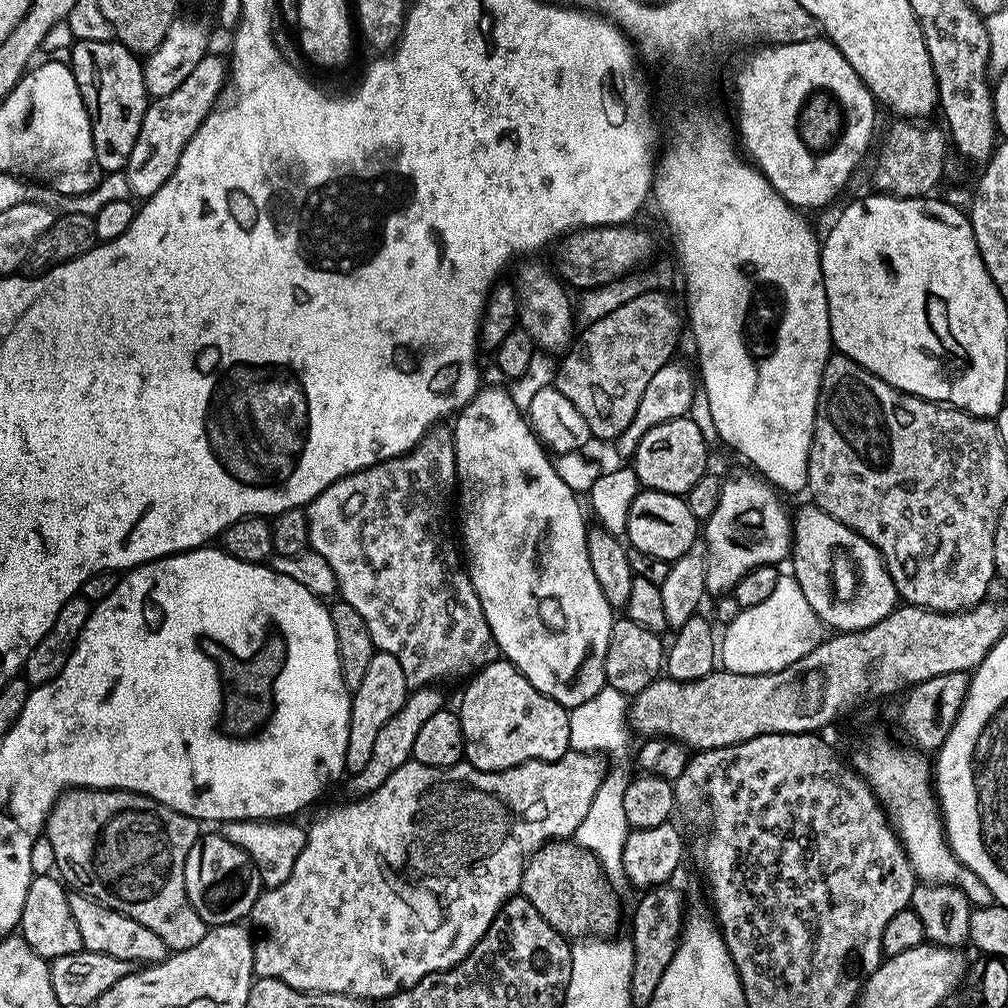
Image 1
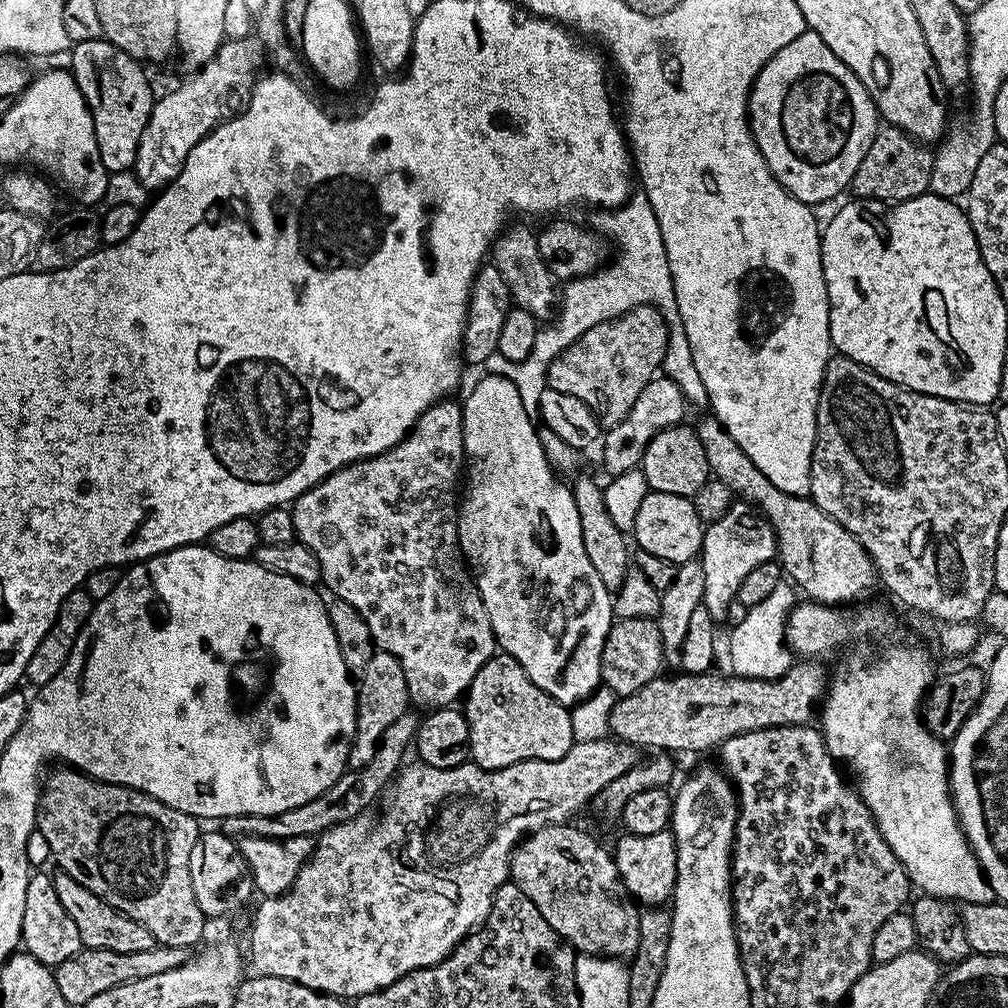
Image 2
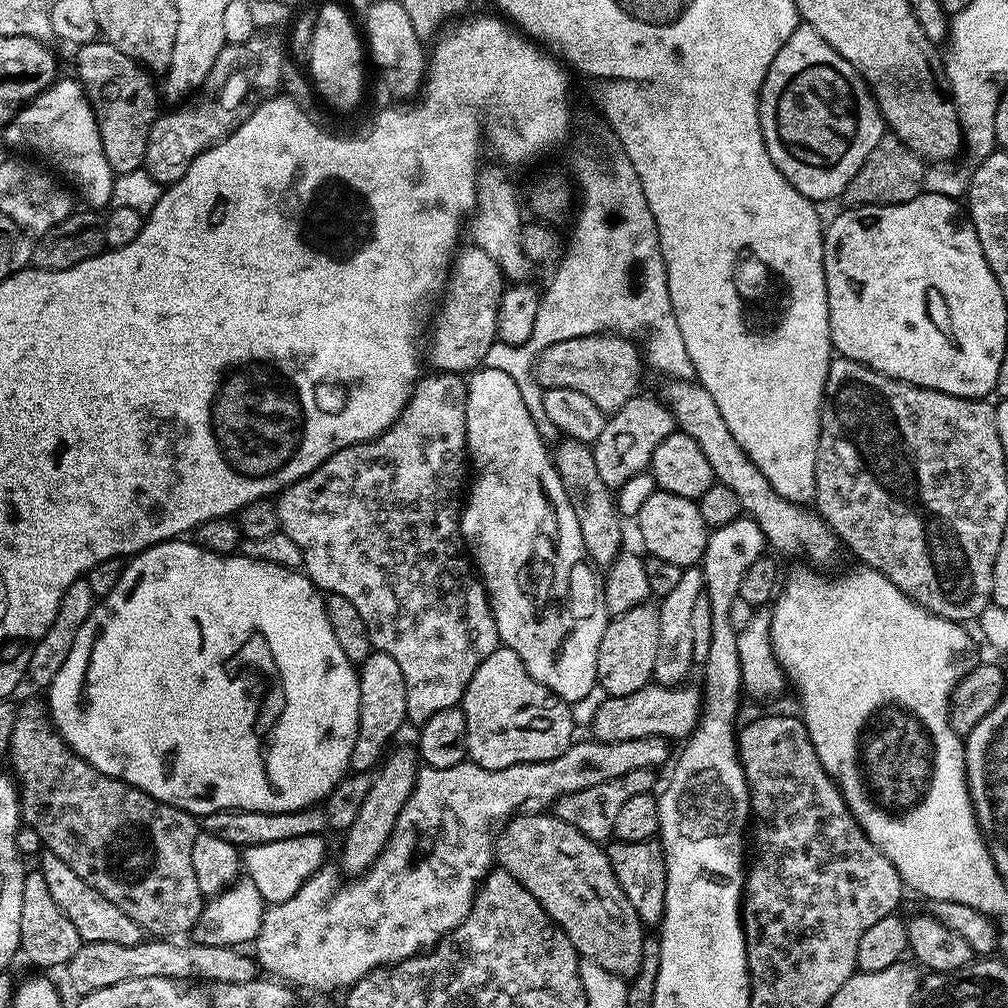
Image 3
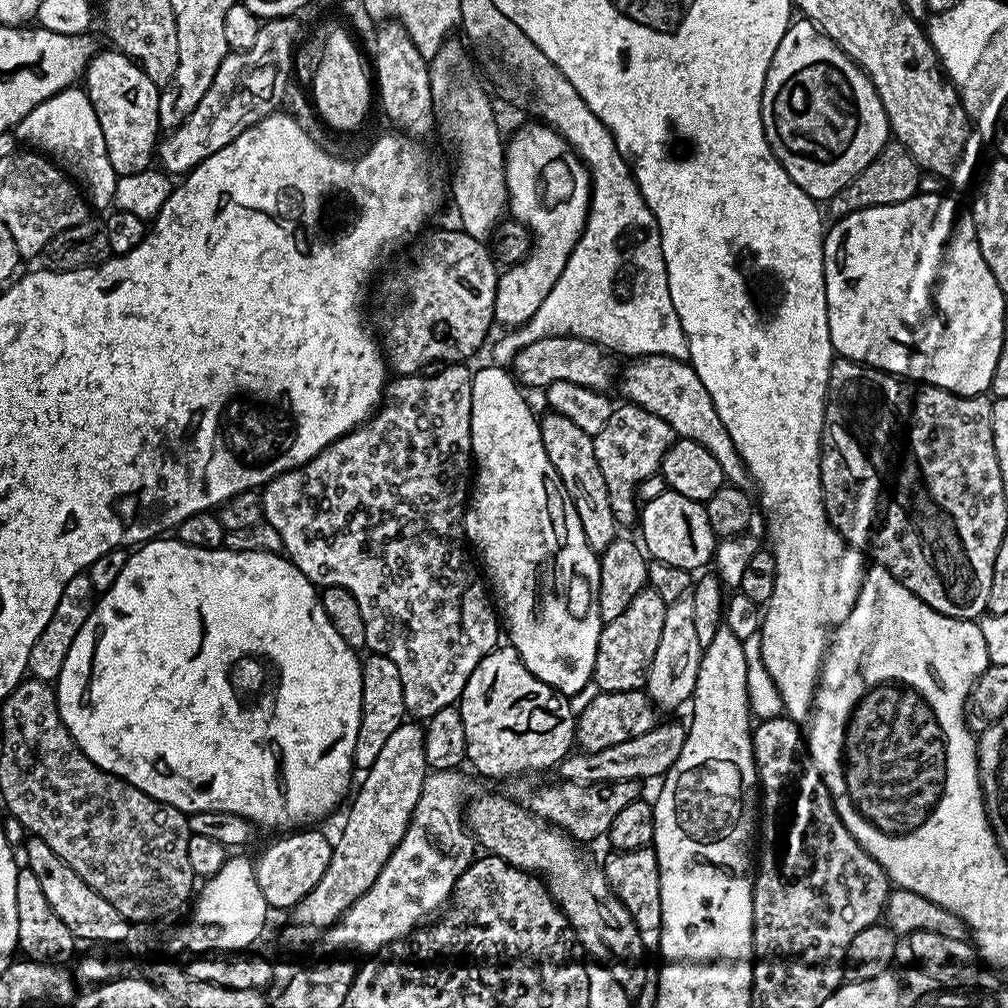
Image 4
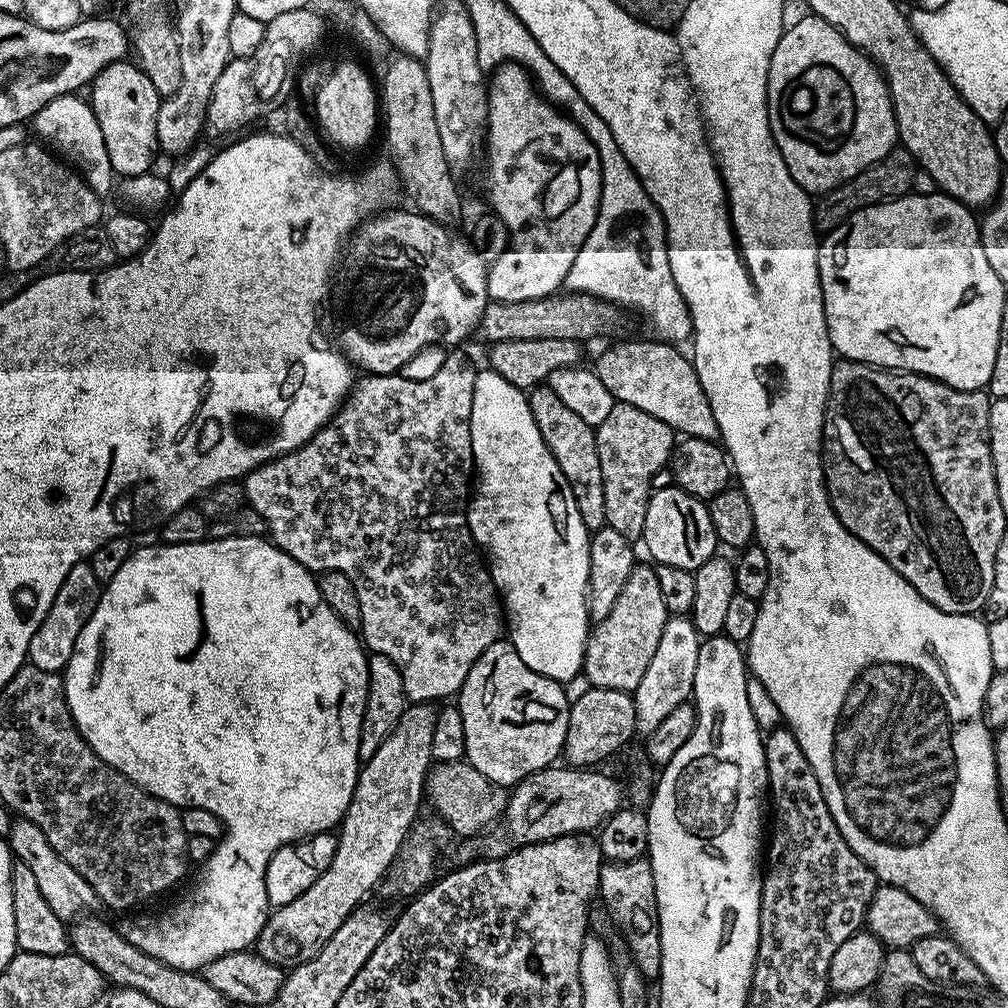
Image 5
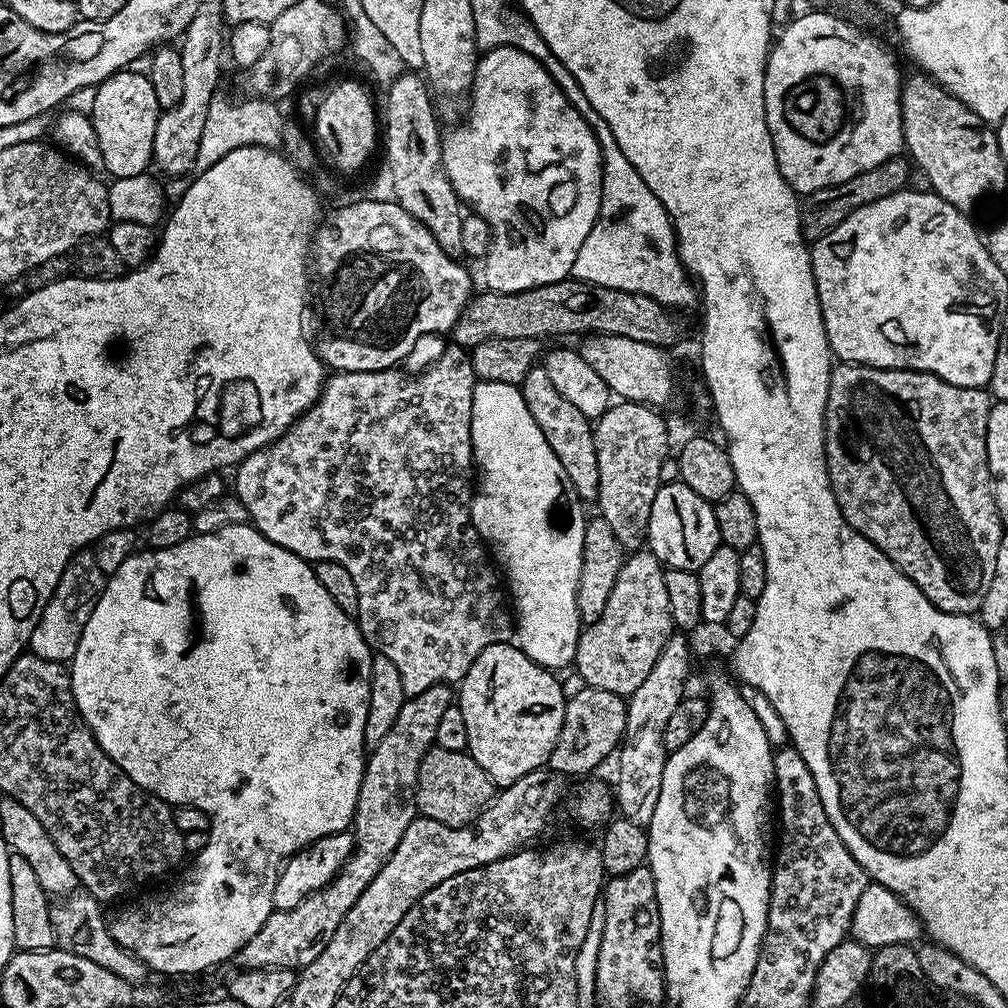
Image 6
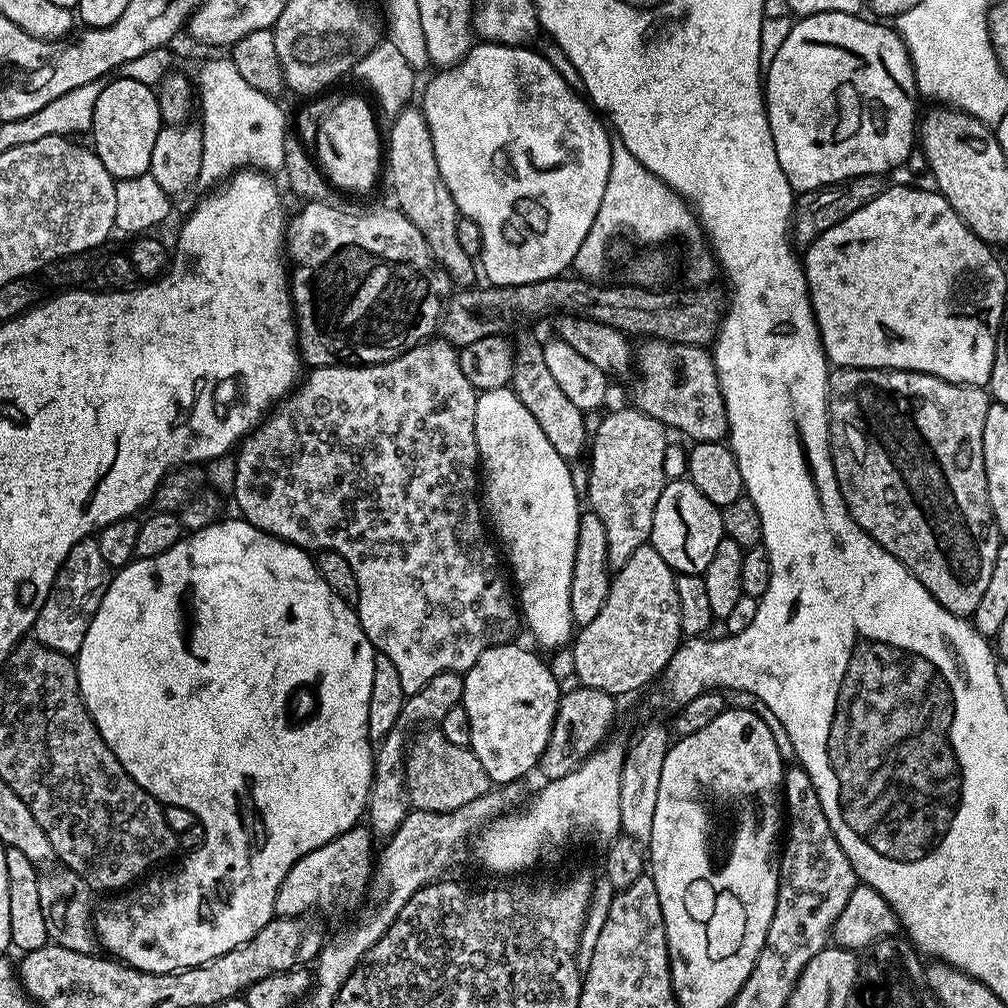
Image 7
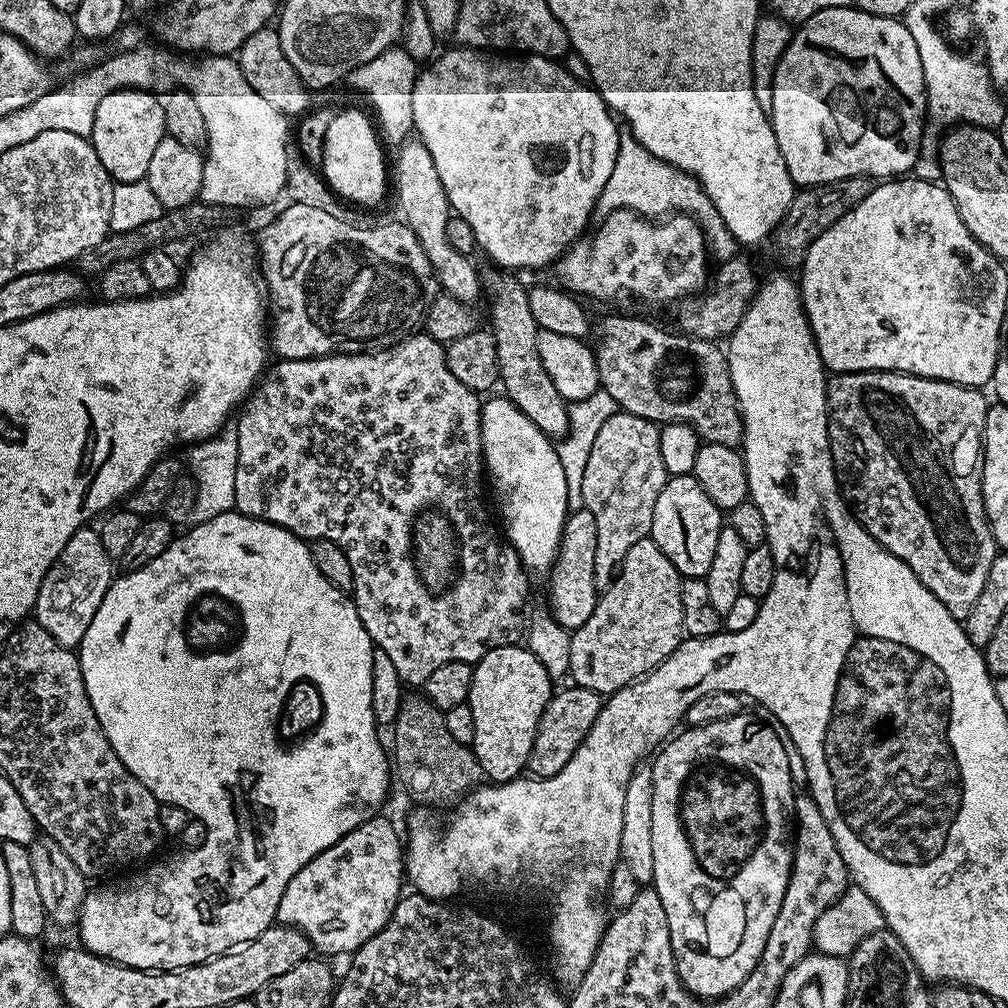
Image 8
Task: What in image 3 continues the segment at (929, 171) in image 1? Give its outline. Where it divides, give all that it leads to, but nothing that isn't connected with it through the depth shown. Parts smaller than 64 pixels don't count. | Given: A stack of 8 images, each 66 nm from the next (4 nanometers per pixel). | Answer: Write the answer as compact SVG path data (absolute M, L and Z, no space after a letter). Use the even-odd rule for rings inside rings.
M885 134L870 150L870 158L862 162L862 170L850 178L842 197L843 203L848 206L861 208L867 204L901 204L910 202L910 198L918 198L924 191L925 161L906 142L898 137Z

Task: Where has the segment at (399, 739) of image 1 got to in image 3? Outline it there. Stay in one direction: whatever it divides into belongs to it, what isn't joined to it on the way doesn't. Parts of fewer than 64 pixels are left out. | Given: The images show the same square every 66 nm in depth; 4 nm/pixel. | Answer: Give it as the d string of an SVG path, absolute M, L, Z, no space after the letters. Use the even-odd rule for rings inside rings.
M348 774L336 785L333 792L324 800L293 812L259 812L258 810L242 810L227 808L211 812L203 817L202 828L214 838L222 838L222 842L230 842L241 850L254 846L266 846L266 842L286 842L290 838L306 838L307 836L324 836L328 832L343 833L358 818L358 810L362 810L362 802L366 802L366 794L370 794L372 776L368 774Z

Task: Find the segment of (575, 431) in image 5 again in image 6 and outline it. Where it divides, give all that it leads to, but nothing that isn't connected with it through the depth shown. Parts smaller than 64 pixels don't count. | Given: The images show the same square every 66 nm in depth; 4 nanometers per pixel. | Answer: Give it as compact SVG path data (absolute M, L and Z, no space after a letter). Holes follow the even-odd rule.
M537 364L530 370L520 385L523 400L530 414L534 414L534 422L538 422L538 430L542 430L542 438L550 442L550 450L558 454L558 462L562 462L562 470L566 470L566 478L580 495L581 501L595 501L599 494L598 455L595 453L593 421L578 406L566 402L558 390L550 382L550 374L543 365Z

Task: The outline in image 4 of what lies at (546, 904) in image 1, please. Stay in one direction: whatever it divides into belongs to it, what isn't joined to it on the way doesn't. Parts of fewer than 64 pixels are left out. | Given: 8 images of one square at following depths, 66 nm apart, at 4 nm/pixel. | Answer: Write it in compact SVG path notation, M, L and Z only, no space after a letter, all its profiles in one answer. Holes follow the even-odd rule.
M480 796L475 800L476 797L466 808L466 823L473 837L483 847L485 844L491 855L545 881L548 892L576 931L581 949L614 974L628 997L637 996L650 974L644 961L646 949L630 910L614 894L603 867L599 863L591 864L580 853L581 845L577 841L561 828L538 818L525 805L523 808L506 796Z

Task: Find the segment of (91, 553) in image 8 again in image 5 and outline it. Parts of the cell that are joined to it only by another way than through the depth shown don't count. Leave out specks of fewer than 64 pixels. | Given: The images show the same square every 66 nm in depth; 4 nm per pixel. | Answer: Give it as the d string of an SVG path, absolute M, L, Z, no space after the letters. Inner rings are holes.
M91 563L76 564L70 574L66 574L66 582L58 590L46 618L38 630L34 630L34 638L30 638L27 663L38 670L63 673L74 654L74 646L78 642L78 634L82 634L82 626L94 614L100 601L102 581L94 578Z

